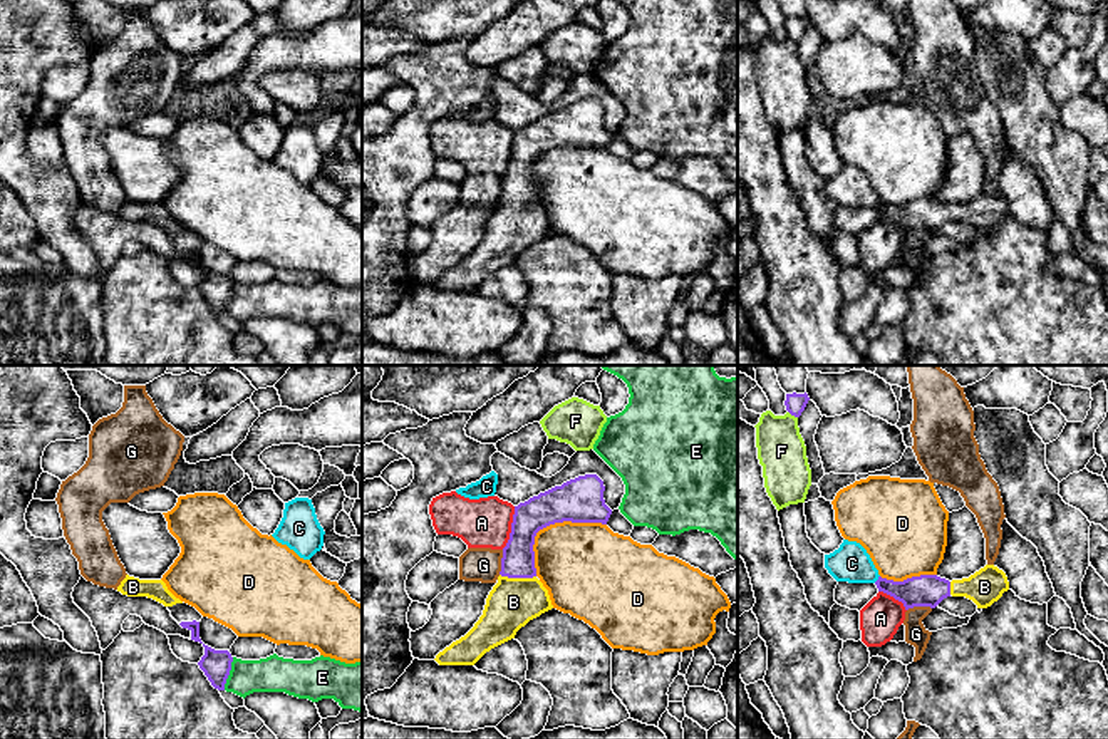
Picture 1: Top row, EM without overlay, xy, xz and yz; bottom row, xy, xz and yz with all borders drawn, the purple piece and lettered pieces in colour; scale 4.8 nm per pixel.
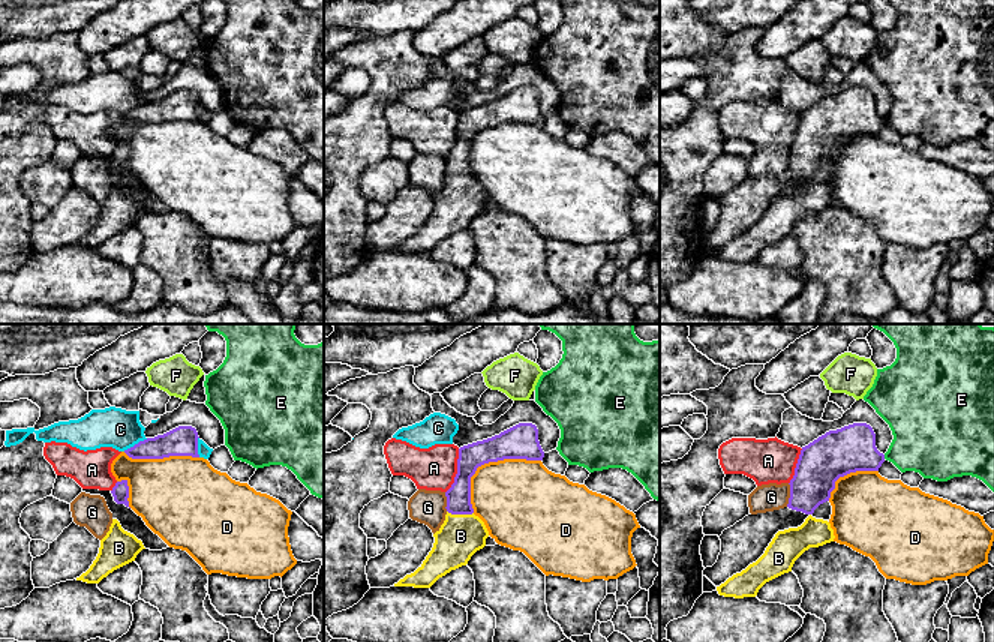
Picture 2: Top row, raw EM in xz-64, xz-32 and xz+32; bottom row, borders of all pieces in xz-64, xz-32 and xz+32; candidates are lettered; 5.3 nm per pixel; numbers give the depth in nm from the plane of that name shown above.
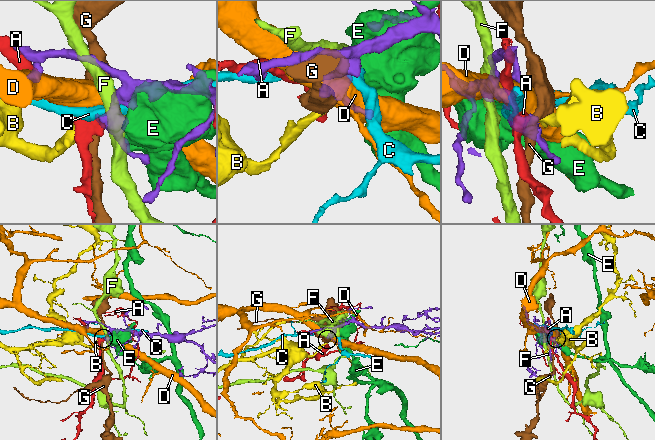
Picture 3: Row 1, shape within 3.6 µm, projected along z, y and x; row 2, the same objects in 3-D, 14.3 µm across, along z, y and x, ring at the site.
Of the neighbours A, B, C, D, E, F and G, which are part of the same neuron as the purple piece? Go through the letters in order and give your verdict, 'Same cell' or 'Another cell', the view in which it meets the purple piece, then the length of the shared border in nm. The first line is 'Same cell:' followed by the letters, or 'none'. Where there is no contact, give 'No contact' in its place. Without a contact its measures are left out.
Same cell: B
A: Another cell. Touches purple in xz. Shared border 220 nm
B: Same cell. Touches purple in xz. Shared border 180 nm
C: Another cell. Touches purple in yz. Shared border 50 nm
D: Another cell. Touches purple in xz. Shared border 420 nm
E: Another cell. Touches purple in xy. Shared border 170 nm
F: Another cell. Touches purple in yz. Shared border 60 nm
G: Another cell. Touches purple in xz. Shared border 120 nm

